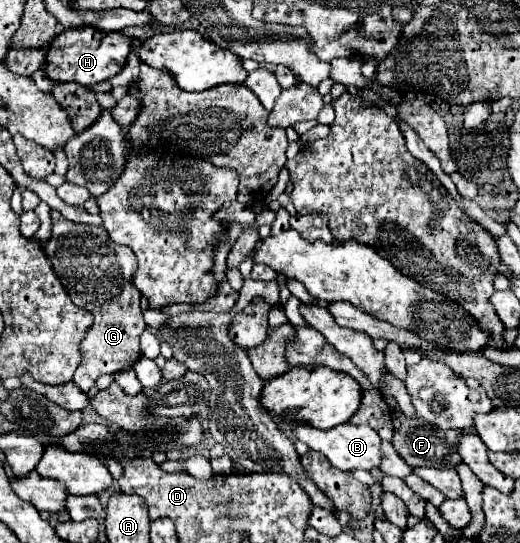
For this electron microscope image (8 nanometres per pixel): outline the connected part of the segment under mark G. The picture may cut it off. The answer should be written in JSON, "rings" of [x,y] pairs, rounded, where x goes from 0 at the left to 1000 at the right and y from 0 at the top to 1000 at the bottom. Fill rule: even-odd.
{"rings":[[[113,403],[102,411],[102,436],[87,448],[87,466],[90,466],[94,481],[102,484],[102,495],[106,495],[110,510],[117,514],[121,529],[129,532],[133,547],[140,551],[140,558],[167,569],[183,584],[179,602],[167,610],[167,617],[156,628],[160,665],[140,691],[140,705],[167,724],[194,691],[252,680],[260,672],[260,665],[271,657],[267,617],[279,606],[279,591],[275,591],[275,573],[267,565],[271,540],[256,525],[256,503],[263,499],[263,473],[256,470],[256,462],[248,455],[217,448],[198,418],[137,411],[129,403]]]}

